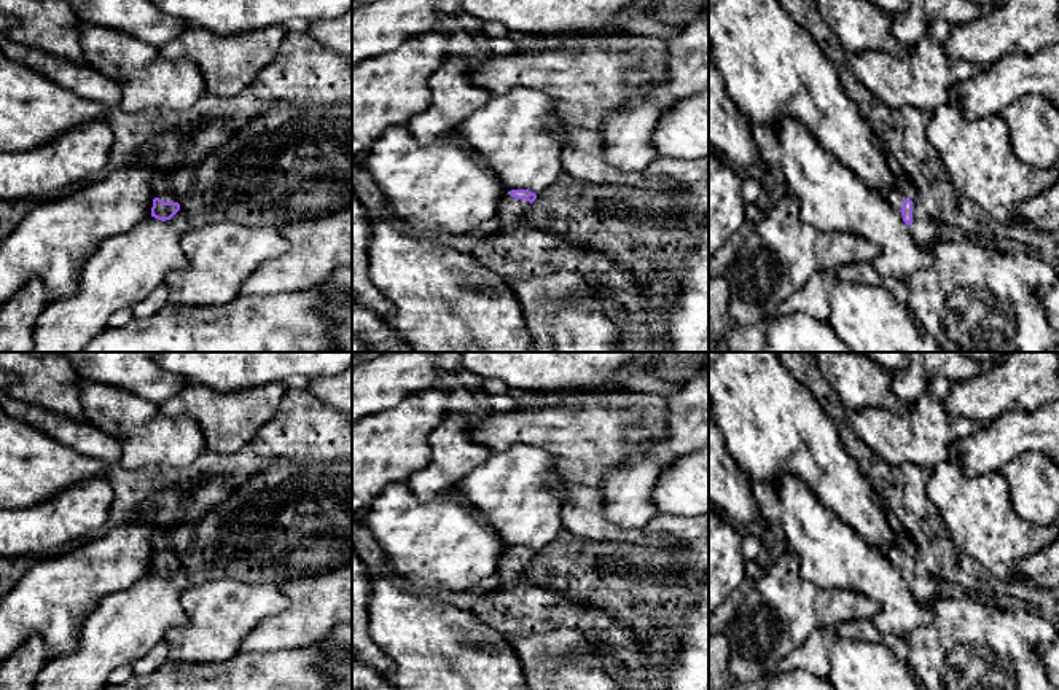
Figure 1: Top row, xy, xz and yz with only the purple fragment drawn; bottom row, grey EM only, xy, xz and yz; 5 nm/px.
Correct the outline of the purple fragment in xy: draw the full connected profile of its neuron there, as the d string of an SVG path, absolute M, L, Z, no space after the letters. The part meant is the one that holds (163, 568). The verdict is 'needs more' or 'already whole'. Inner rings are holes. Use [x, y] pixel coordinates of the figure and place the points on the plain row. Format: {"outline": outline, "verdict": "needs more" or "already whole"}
{"outline": "M159 555L153 556L151 574L166 578L170 577L180 567L178 559L164 559Z", "verdict": "already whole"}

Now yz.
{"outline": "M906 555L900 569L917 602L927 609L933 599L943 596L949 590L940 577L928 572L919 556Z", "verdict": "needs more"}

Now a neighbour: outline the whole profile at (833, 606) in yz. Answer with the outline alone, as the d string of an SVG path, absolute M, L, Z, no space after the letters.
M787 548L748 586L725 631L731 644L731 674L742 684L766 679L817 628L876 620L879 612L881 606L862 593L817 588L804 580L798 555Z

